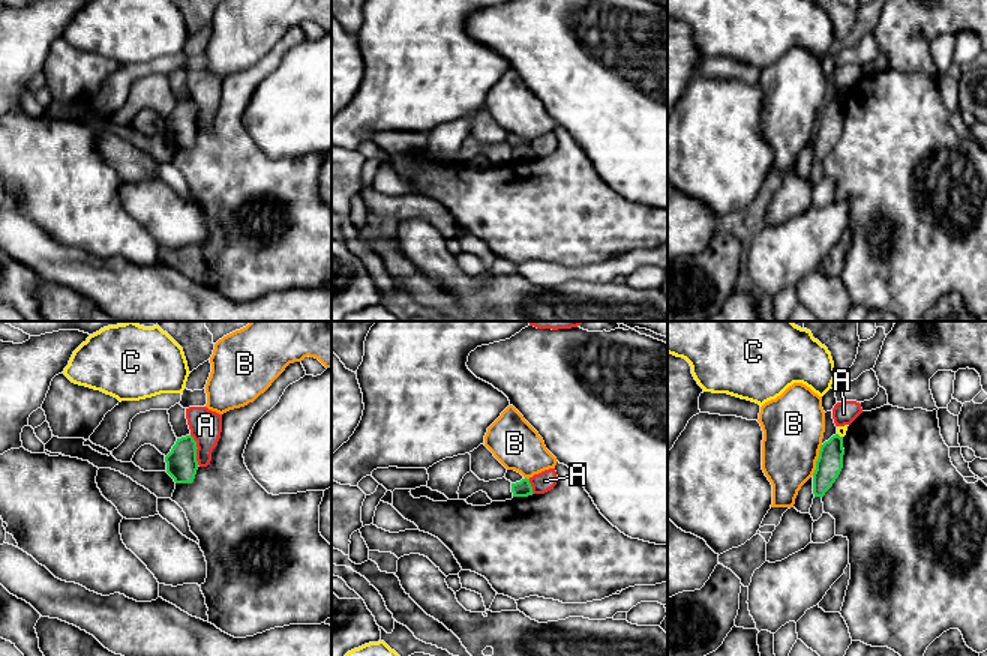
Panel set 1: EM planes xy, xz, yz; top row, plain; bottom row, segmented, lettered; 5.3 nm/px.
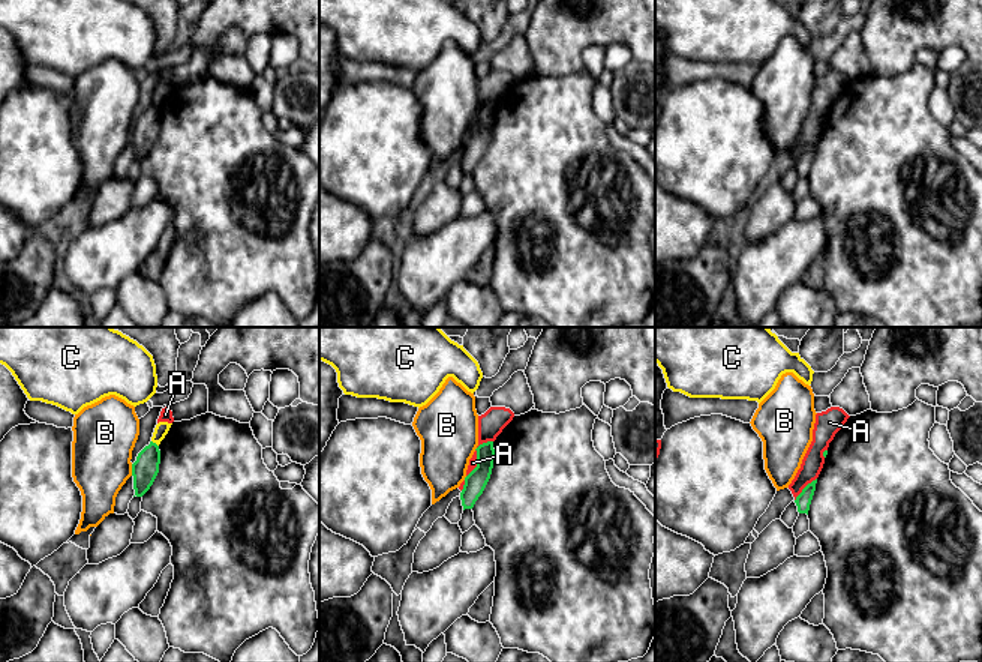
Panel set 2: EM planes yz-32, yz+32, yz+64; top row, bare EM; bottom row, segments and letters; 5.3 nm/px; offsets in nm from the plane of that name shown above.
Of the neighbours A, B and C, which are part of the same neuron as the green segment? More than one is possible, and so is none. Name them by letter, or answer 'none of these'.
none of these

